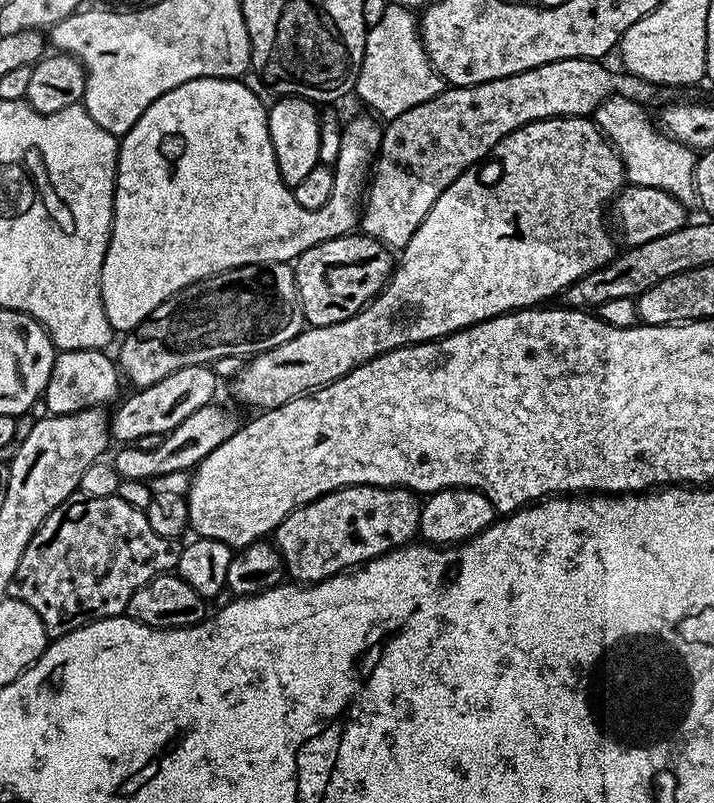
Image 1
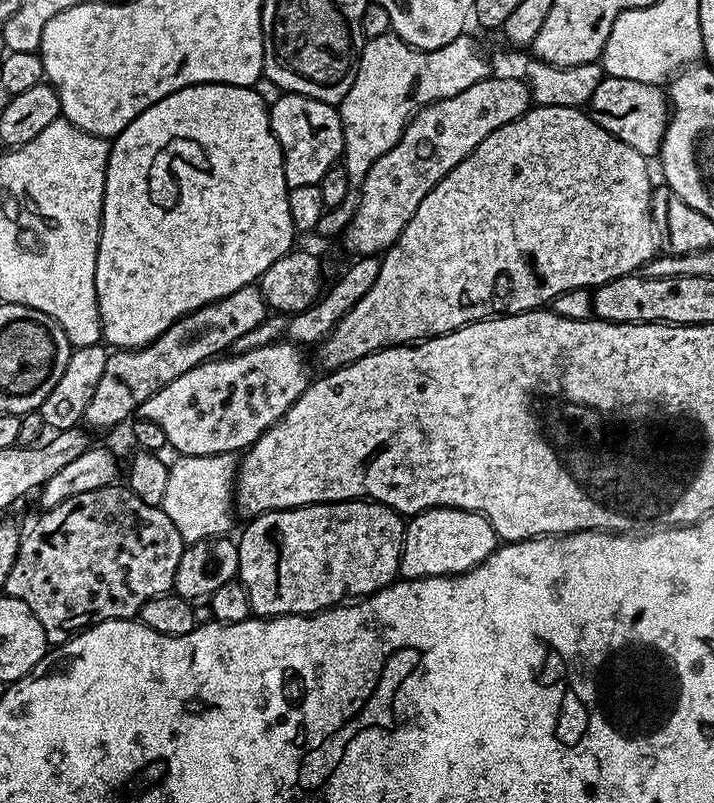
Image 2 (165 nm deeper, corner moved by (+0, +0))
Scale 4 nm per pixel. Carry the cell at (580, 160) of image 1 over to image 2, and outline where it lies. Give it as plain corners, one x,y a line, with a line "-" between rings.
532,106
514,122
498,126
498,130
489,134
461,164
454,166
454,170
450,170
450,174
442,178
442,182
438,182
438,186
434,186
434,190
430,190
430,194
426,194
426,198
422,198
422,206
414,210
414,218
410,218
406,230
402,230
391,248
383,253
380,273
374,286
370,286
370,290
362,294
362,302
358,302
358,306
354,306
354,310
350,310
350,314
346,314
346,318
342,318
342,322
338,322
332,333
319,344
321,366
324,370
345,368
347,364
358,362
383,348
398,348
421,340
431,340
434,336
444,336
476,320
540,310
551,305
556,296
566,290
591,290
596,285
605,284
619,276
639,273
658,252
658,237
656,229
652,227
654,181
648,173
648,164
649,161
638,154
634,146
626,146
626,142
614,138
614,134
602,130
602,126
598,126
598,122
594,122
587,111
579,107

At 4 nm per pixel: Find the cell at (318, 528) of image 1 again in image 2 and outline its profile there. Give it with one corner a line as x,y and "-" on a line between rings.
338,500
335,504
307,504
304,508
283,508
277,512
264,512
261,516
251,517
244,528
244,533
238,536
238,562
240,571
238,579
243,584
250,598
250,606
257,617
269,616
310,616
313,612
323,612
325,608
335,608
349,598
373,596
378,590
393,583
400,576
400,559
404,545
404,526
406,520
394,509
375,500

